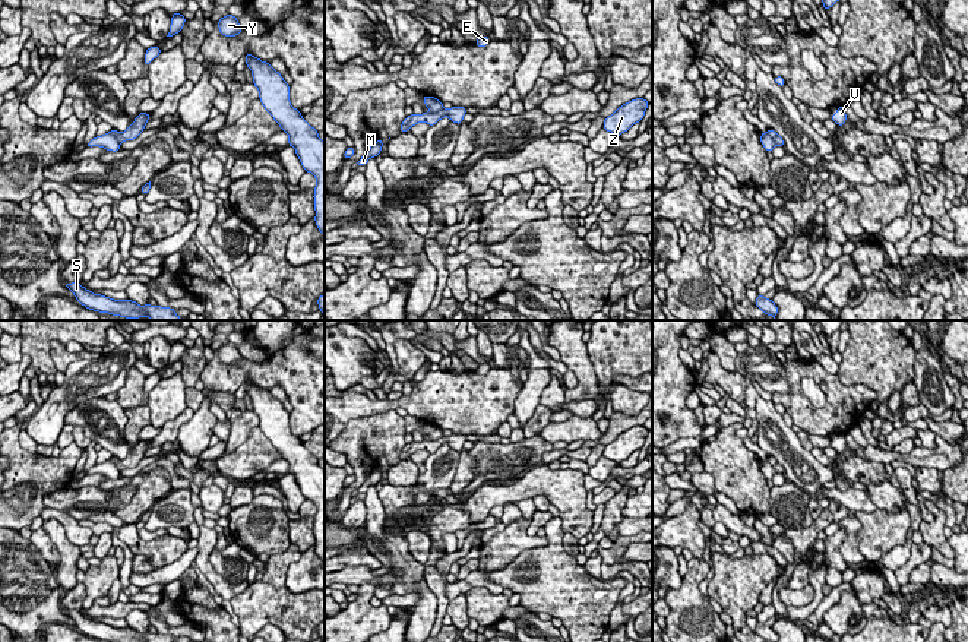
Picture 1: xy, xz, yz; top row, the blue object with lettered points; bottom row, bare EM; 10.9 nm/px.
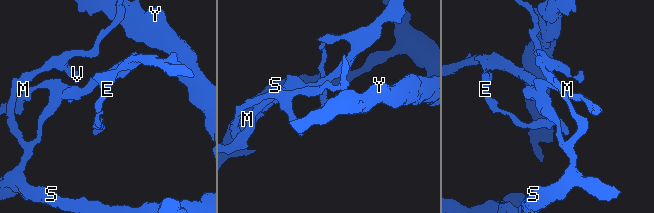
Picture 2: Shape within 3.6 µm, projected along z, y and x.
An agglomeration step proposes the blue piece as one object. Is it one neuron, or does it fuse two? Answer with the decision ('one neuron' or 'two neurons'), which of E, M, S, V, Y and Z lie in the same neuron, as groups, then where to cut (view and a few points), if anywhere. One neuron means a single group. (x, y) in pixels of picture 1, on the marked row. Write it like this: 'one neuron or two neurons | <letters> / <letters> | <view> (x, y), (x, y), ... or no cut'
two neurons | E M / S V Y Z | xz (443, 108), (430, 113)

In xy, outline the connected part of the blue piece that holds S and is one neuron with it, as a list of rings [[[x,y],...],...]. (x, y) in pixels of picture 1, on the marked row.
[[[70,282],[66,287],[73,292],[77,303],[94,311],[108,313],[124,319],[139,319],[139,317],[149,317],[151,320],[183,319],[177,316],[175,309],[171,307],[151,306],[149,303],[140,306],[133,300],[114,300],[101,294],[94,294],[92,291],[86,290],[82,284],[76,282]]]

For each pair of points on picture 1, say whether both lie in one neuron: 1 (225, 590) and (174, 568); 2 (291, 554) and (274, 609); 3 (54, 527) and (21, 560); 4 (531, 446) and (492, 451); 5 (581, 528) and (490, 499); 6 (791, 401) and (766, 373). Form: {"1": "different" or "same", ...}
{"1": "different", "2": "same", "3": "different", "4": "same", "5": "same", "6": "different"}

